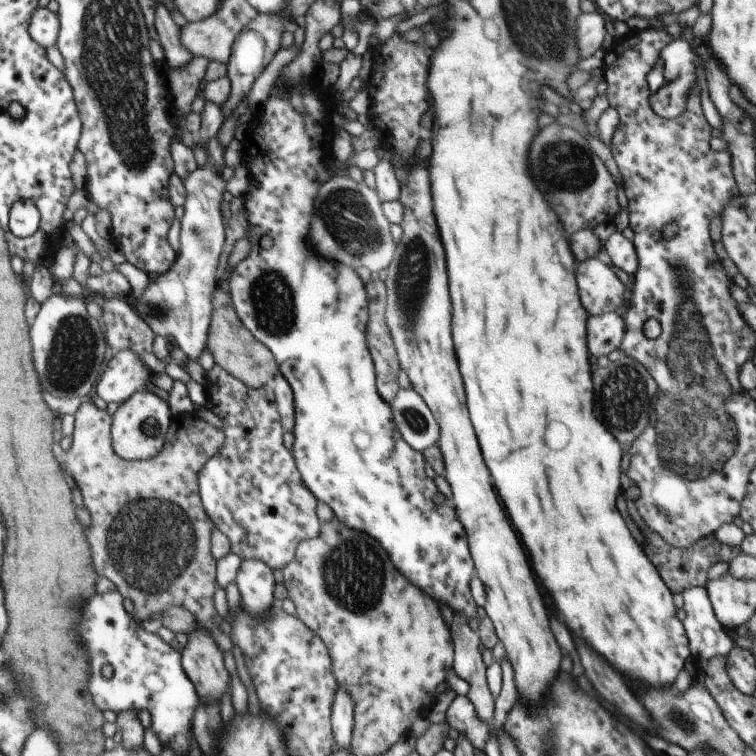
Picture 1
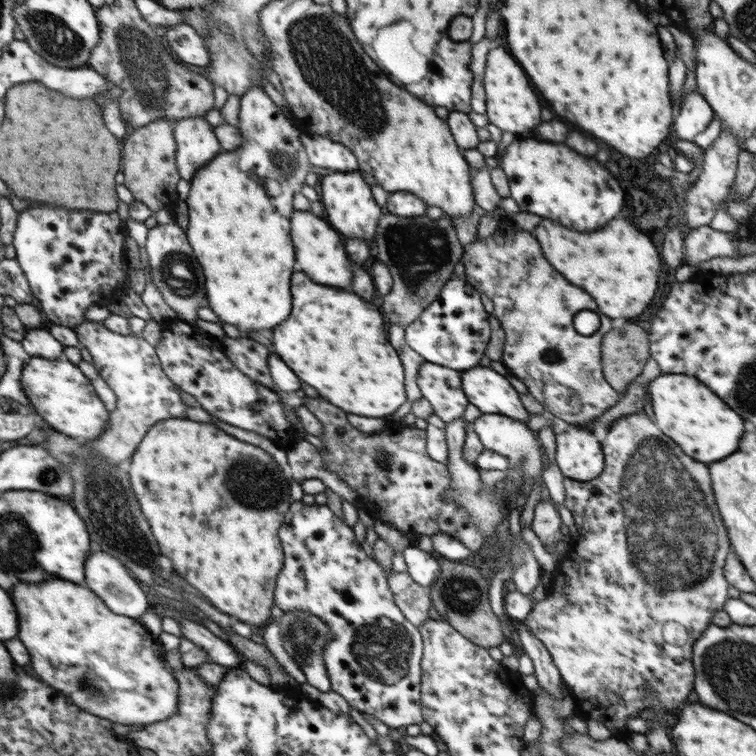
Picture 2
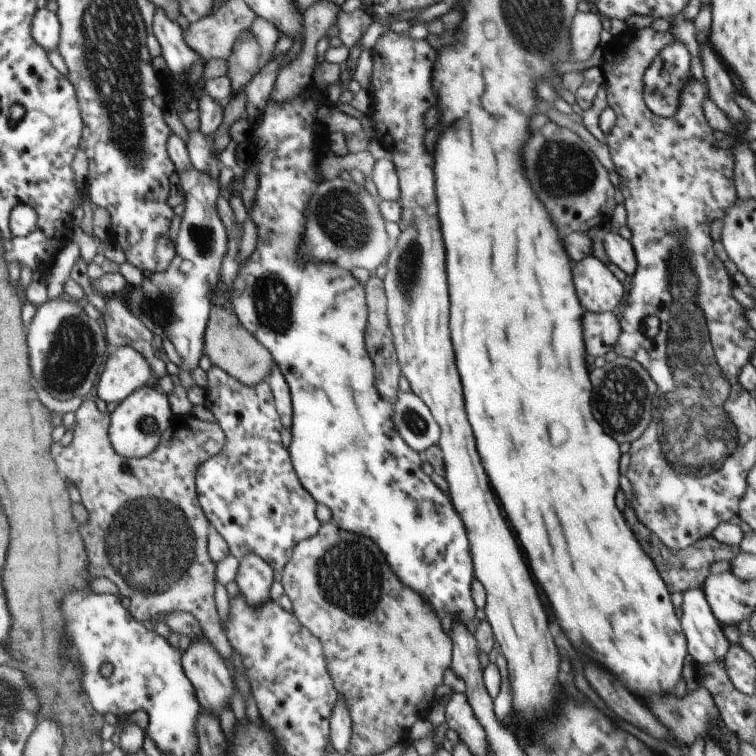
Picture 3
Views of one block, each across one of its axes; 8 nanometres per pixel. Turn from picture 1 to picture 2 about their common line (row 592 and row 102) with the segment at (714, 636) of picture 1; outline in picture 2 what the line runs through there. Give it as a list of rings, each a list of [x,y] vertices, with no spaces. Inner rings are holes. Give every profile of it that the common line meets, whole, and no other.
[[[696,88],[687,92],[681,102],[680,113],[675,116],[671,129],[683,141],[694,140],[712,122],[714,112],[702,93]]]

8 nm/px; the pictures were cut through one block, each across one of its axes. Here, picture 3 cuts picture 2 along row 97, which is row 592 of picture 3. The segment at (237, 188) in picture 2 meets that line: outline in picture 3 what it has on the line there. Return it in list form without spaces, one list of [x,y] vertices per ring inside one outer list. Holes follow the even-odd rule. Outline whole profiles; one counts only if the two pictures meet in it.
[[[256,554],[239,558],[236,584],[239,592],[252,608],[260,608],[270,600],[270,590],[274,583],[273,568]]]

